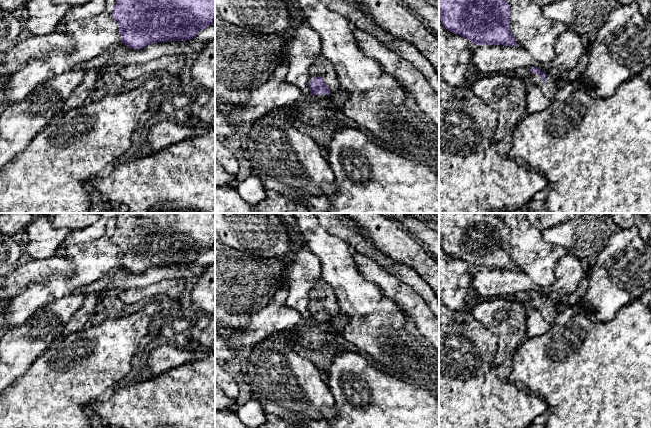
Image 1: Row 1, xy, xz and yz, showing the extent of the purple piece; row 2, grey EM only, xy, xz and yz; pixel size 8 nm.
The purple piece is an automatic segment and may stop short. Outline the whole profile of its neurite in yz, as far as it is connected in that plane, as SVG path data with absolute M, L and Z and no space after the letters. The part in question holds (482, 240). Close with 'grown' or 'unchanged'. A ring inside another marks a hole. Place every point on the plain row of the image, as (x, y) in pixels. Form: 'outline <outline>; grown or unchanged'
outline M439 213L439 244L450 256L475 269L518 270L511 258L510 230L503 219L486 213Z; unchanged

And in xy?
outline M118 213L111 240L119 250L121 267L131 273L143 273L157 266L190 264L215 245L215 213Z; unchanged

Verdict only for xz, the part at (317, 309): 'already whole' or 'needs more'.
needs more

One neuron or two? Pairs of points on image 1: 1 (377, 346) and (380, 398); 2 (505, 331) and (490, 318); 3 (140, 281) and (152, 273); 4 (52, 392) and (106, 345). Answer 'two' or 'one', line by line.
1: two
2: one
3: one
4: one

